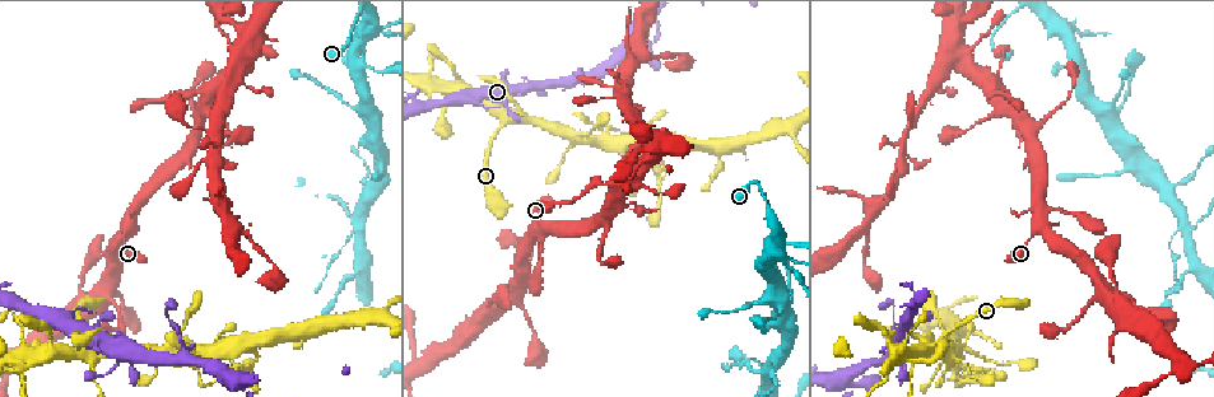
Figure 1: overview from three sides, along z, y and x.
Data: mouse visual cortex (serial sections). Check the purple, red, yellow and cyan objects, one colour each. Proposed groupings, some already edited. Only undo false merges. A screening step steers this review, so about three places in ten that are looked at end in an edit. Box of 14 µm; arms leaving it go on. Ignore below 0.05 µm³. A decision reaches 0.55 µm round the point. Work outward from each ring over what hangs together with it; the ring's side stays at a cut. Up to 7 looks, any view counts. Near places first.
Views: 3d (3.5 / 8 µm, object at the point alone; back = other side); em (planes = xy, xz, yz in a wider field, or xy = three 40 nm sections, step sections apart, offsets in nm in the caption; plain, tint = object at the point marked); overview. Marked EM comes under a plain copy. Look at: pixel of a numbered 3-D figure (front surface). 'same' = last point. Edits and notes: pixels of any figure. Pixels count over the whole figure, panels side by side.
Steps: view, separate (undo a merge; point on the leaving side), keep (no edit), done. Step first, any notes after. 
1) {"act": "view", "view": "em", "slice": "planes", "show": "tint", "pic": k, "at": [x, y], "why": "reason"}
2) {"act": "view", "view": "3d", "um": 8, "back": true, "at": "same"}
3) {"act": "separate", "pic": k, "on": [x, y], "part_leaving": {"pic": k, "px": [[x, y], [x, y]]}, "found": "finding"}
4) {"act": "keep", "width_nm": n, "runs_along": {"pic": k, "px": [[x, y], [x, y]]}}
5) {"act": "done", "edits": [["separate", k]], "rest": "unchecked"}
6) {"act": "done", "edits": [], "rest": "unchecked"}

{"act": "view", "view": "3d", "um": 3.5, "pic": 1, "at": [1112, 105], "why": "thick turns thin"}

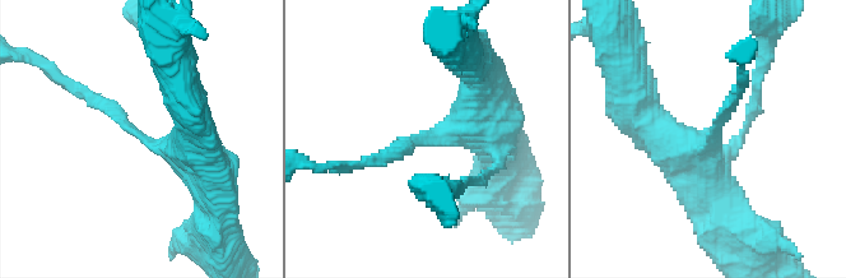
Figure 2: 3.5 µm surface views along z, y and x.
{"act": "view", "view": "em", "slice": "xy", "step": 1, "show": "tint", "pic": 2, "at": [711, 136], "arm_widths_nm": [150, 500]}

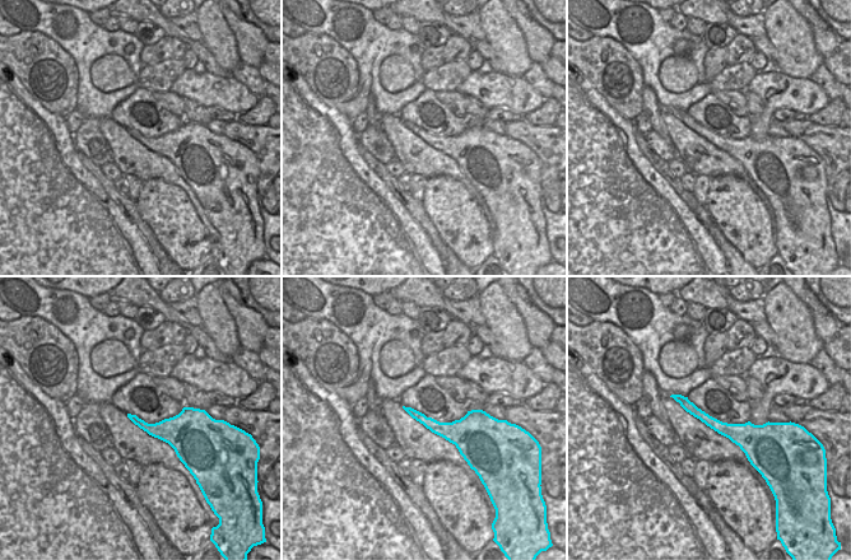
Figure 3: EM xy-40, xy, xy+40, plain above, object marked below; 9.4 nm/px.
{"act": "keep", "runs_along": {"pic": 3, "px": [[678, 397], [721, 428], [763, 432]]}, "found": "all the same cell"}

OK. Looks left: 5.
{"act": "view", "view": "3d", "um": 3.5, "pic": 1, "at": [125, 228], "why": "looks like a crossing"}

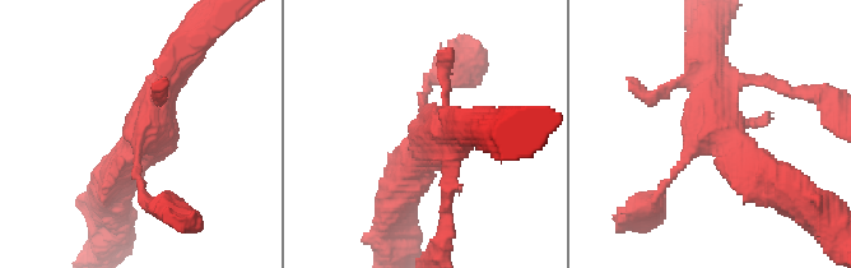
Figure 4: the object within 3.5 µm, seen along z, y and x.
{"act": "view", "view": "em", "slice": "planes", "show": "tint", "pic": 4, "at": [709, 134], "why": "now the EM"}

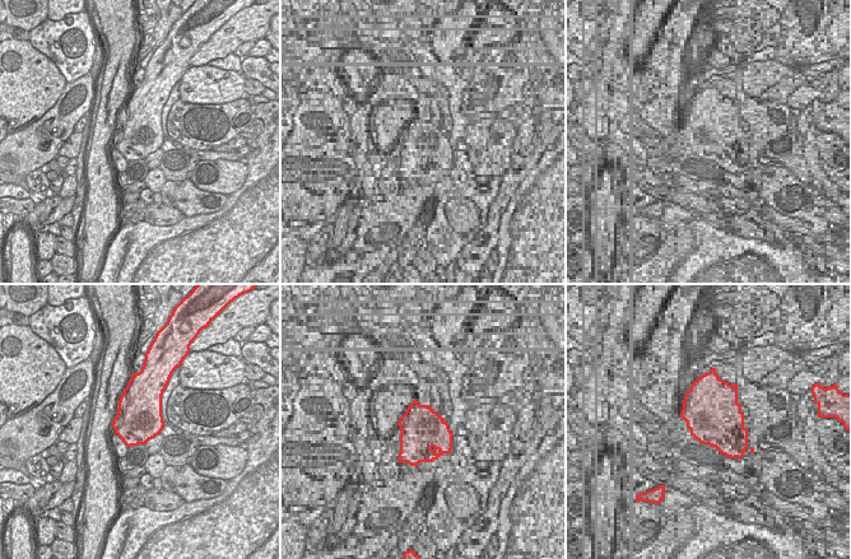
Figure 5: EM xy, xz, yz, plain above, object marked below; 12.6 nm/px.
{"act": "keep", "runs_along": {"pic": 4, "px": [[655, 198], [711, 128], [707, 58]]}, "found": "all the same cell"}

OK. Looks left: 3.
{"act": "view", "view": "3d", "um": 8, "pic": 1, "at": [928, 350], "why": "abrupt turn"}

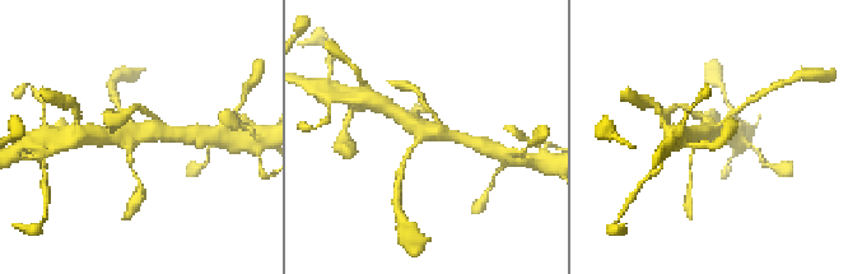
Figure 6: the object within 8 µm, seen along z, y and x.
{"act": "view", "view": "em", "slice": "planes", "show": "tint", "pic": 6, "at": [424, 136], "why": "now the EM"}

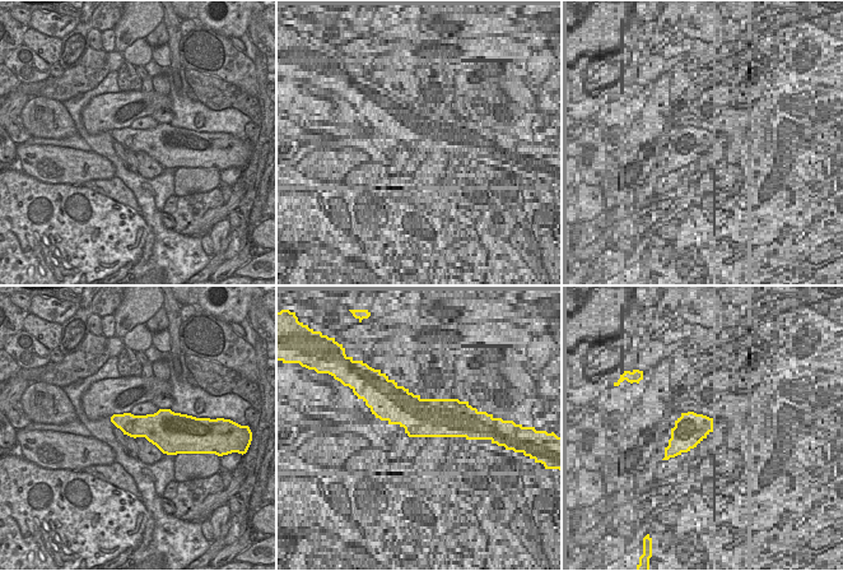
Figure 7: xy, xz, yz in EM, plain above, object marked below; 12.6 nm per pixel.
{"act": "keep", "runs_along": {"pic": 6, "px": [[120, 108], [135, 128], [175, 133]]}, "found": "all the same cell"}

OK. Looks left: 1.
{"act": "done", "edits": [], "rest": "unchecked"}

